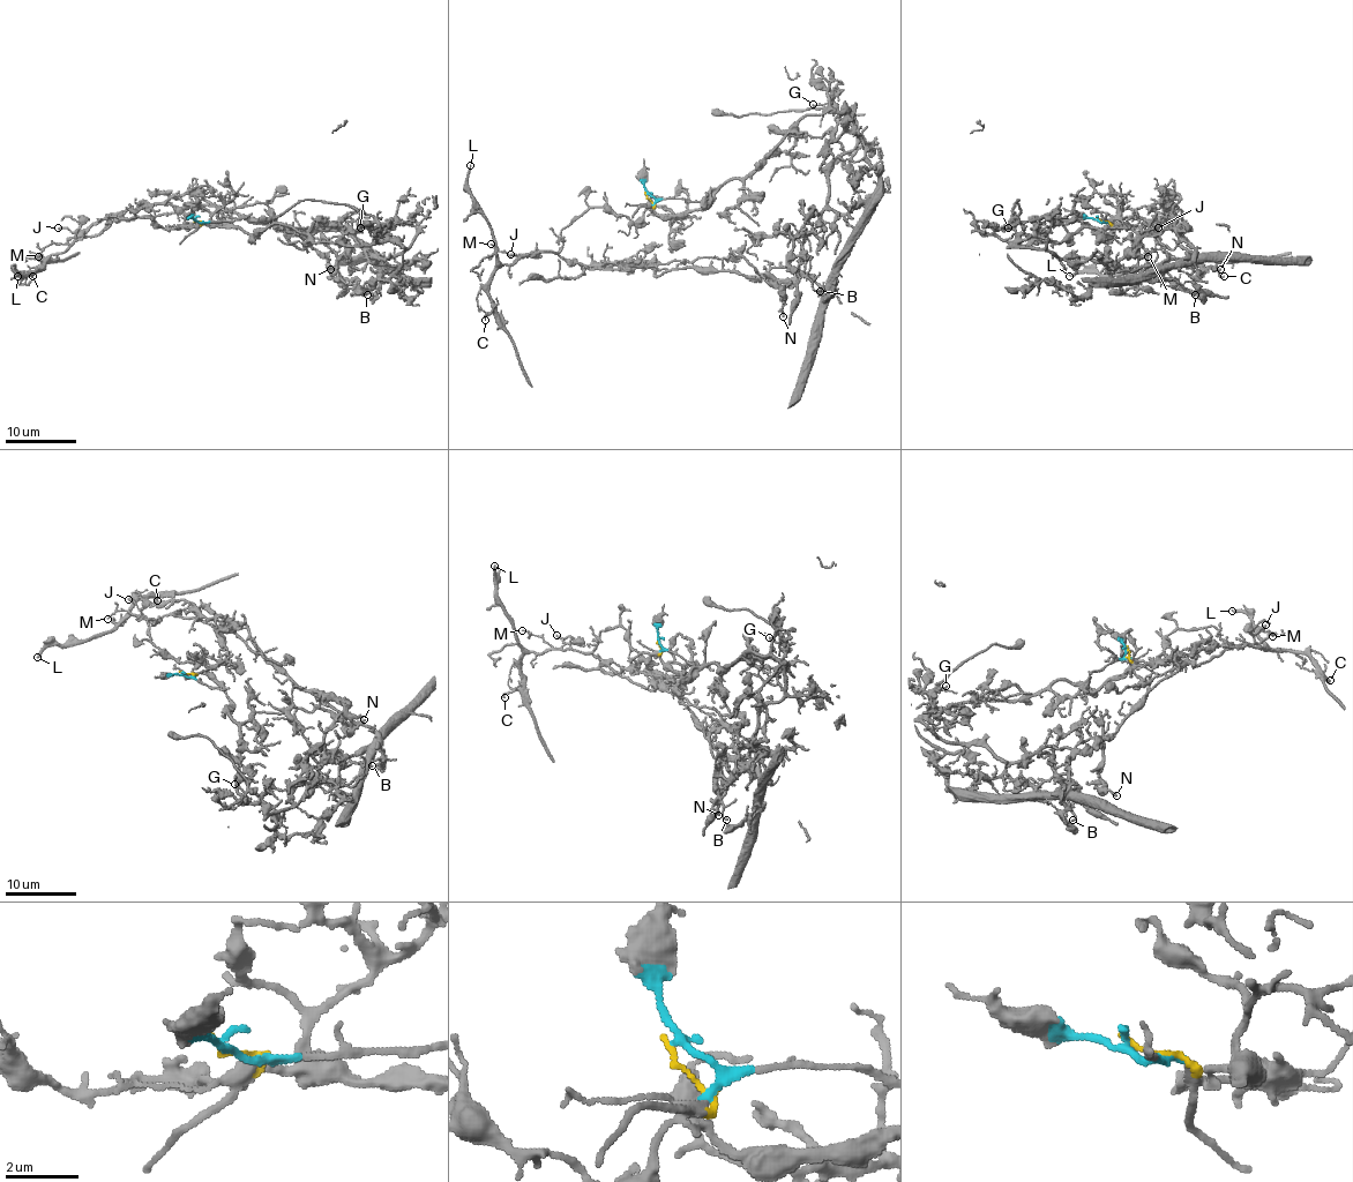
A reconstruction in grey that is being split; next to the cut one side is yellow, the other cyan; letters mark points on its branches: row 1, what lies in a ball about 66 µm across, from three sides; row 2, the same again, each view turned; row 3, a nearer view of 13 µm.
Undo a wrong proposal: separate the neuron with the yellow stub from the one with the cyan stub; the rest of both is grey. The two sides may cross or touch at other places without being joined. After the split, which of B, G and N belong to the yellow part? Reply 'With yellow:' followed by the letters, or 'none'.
With yellow: B, G, N

